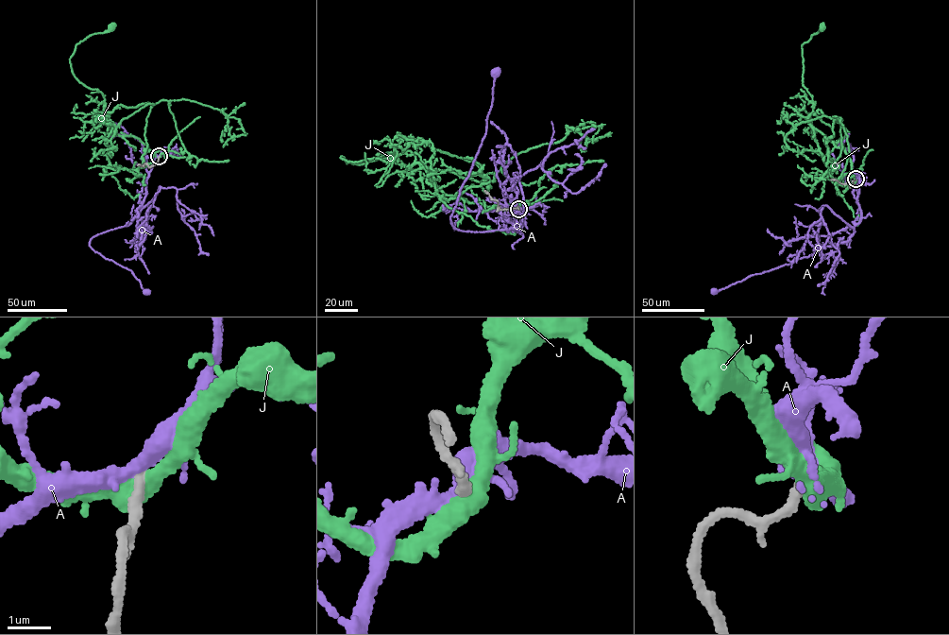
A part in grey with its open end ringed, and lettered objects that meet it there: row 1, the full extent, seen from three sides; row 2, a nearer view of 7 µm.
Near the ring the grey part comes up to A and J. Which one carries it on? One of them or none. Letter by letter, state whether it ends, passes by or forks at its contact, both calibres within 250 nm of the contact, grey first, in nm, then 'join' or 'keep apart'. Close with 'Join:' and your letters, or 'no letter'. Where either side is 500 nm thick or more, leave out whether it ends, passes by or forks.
A: it forks | 240/320 nm | keep apart
J: 280/500 nm | keep apart
Join: no letter

